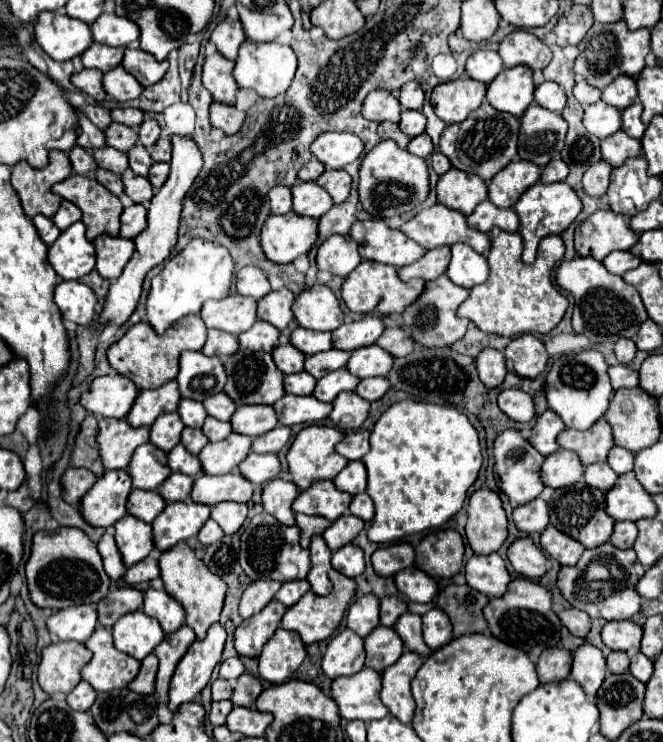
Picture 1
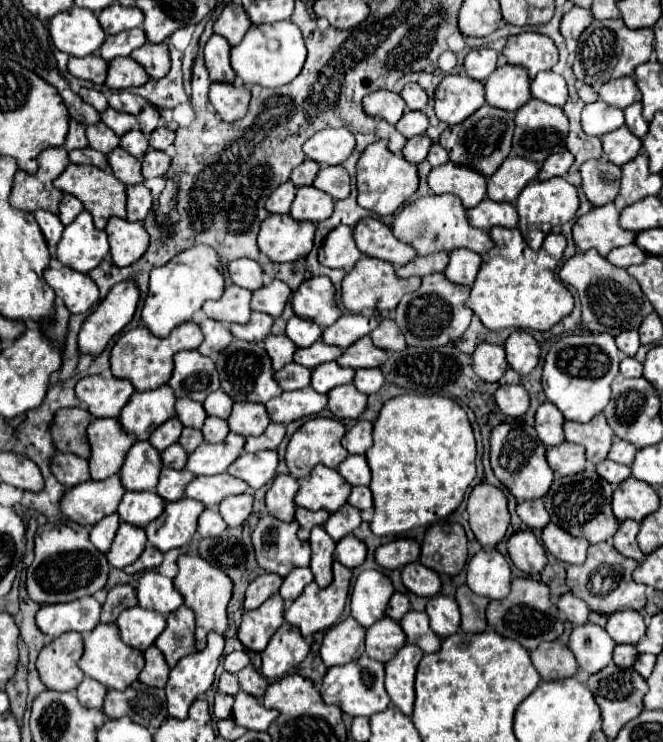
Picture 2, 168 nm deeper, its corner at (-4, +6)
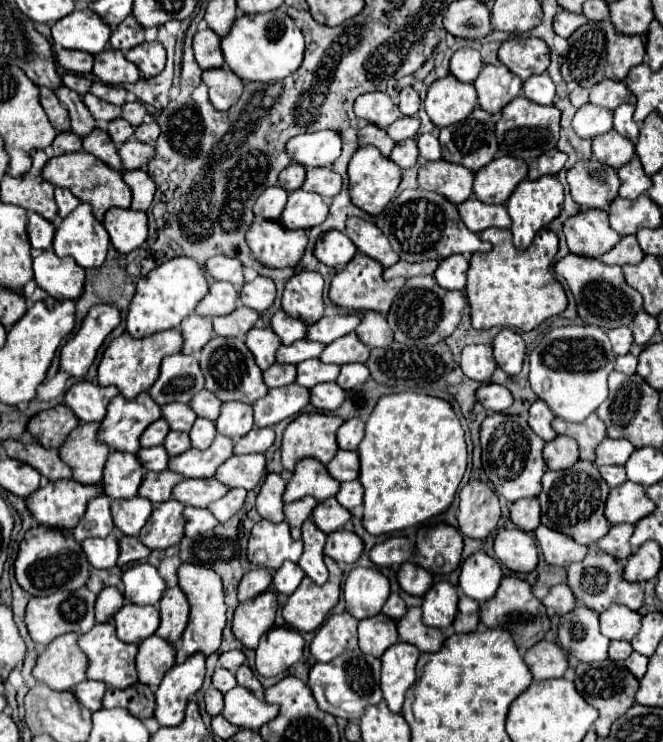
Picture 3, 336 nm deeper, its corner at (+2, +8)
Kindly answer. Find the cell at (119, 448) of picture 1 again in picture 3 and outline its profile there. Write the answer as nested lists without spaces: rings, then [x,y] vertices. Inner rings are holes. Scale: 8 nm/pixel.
[[[80,422],[66,438],[66,442],[58,448],[58,454],[62,462],[66,462],[72,470],[72,480],[94,486],[100,484],[102,472],[104,472],[104,462],[110,452],[106,444],[100,444],[96,440],[100,424],[86,424]]]

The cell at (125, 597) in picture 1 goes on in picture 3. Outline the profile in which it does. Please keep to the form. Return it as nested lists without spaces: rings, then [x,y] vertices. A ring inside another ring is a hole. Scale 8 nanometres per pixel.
[[[104,588],[96,600],[96,622],[110,622],[112,616],[124,606],[124,596],[118,588]]]

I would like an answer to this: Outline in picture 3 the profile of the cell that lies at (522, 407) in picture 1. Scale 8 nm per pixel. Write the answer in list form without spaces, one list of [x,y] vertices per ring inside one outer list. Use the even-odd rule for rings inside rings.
[[[492,382],[482,384],[476,390],[476,398],[486,410],[492,410],[492,412],[506,412],[506,408],[512,404],[512,394],[508,392],[508,388]]]

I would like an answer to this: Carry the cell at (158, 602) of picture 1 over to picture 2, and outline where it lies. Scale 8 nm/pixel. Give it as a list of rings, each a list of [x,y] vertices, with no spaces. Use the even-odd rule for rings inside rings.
[[[144,572],[142,574],[142,578],[136,586],[136,596],[138,596],[138,604],[142,608],[156,610],[164,616],[176,612],[184,604],[184,598],[174,588],[172,580],[158,574],[158,572]]]

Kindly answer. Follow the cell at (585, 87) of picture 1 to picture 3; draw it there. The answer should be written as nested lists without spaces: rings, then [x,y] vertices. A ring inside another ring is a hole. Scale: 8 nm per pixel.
[[[580,86],[574,88],[574,90],[570,92],[570,102],[572,102],[576,108],[588,104],[588,90],[586,90],[586,88],[580,88]]]

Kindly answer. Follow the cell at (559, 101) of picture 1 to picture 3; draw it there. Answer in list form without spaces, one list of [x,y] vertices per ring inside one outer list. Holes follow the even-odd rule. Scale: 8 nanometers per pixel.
[[[534,74],[522,84],[522,96],[536,104],[552,104],[554,100],[554,82],[548,74]]]

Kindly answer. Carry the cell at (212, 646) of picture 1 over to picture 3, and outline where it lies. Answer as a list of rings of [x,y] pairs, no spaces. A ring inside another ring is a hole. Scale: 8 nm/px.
[[[194,654],[184,664],[176,664],[166,672],[156,690],[154,718],[160,726],[178,726],[184,720],[188,698],[204,682],[204,662],[202,654]]]

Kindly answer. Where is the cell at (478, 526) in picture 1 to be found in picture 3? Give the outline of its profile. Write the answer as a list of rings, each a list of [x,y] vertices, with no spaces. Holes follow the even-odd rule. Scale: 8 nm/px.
[[[470,480],[460,490],[460,512],[458,524],[460,532],[468,538],[486,538],[498,524],[500,504],[498,496],[488,484],[480,480]]]

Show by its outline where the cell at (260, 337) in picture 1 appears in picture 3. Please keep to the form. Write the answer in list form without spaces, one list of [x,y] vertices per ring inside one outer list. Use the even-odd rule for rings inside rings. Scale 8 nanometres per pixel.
[[[238,306],[232,314],[228,316],[218,316],[218,318],[212,318],[212,324],[214,324],[214,332],[218,336],[242,336],[246,334],[254,322],[258,320],[258,312],[246,308],[246,306]]]

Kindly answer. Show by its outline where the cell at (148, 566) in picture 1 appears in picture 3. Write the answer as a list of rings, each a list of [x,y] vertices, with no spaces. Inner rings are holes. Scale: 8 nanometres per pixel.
[[[118,536],[118,546],[120,546],[120,556],[118,556],[118,566],[124,566],[128,562],[140,562],[144,558],[148,558],[150,550],[132,536]]]

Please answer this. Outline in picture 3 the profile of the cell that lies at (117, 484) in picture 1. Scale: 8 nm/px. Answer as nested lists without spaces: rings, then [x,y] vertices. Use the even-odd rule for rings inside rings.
[[[74,480],[46,482],[26,498],[26,506],[38,524],[66,532],[78,524],[90,496],[98,492],[104,494],[100,486],[82,486]]]

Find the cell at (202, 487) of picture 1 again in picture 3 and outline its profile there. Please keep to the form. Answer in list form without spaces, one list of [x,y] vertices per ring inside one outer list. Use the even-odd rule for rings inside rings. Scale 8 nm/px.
[[[192,478],[176,484],[172,490],[172,498],[182,502],[184,506],[206,508],[210,502],[216,502],[226,492],[228,488],[224,484],[218,484],[218,480],[214,478]]]

